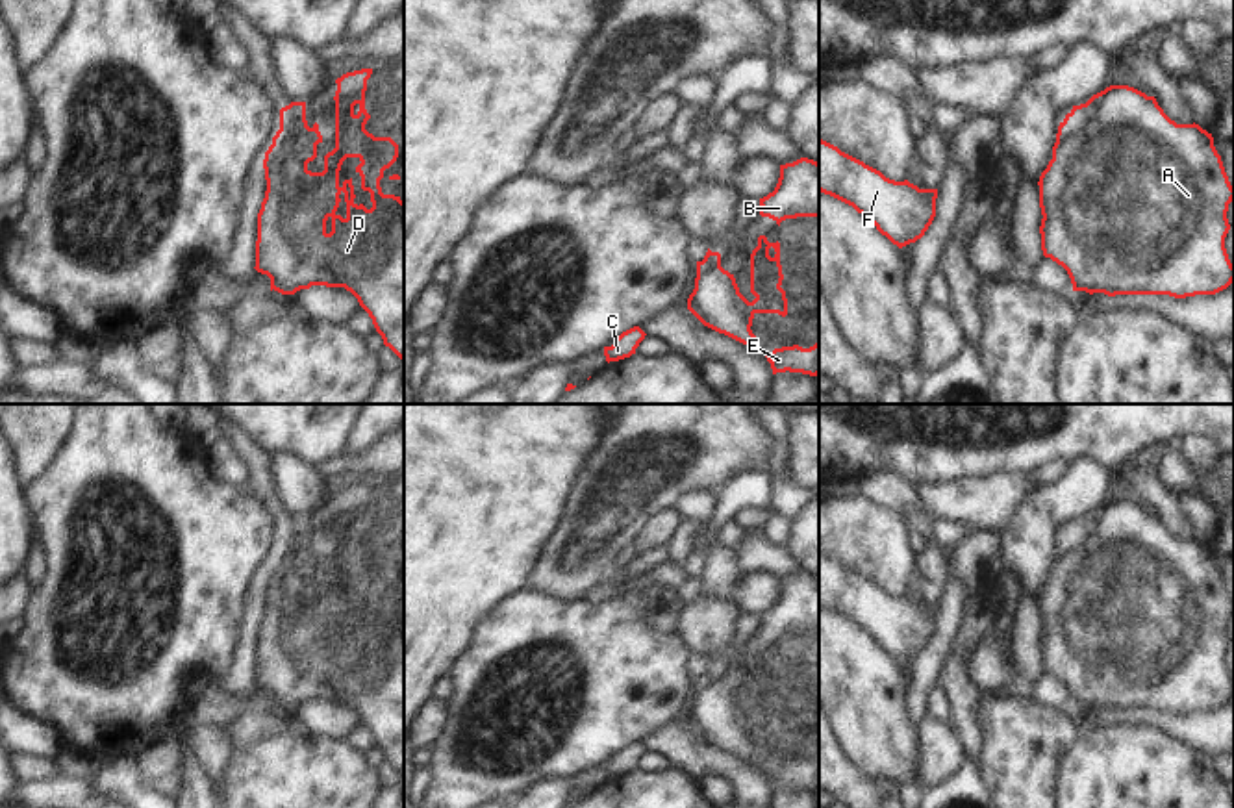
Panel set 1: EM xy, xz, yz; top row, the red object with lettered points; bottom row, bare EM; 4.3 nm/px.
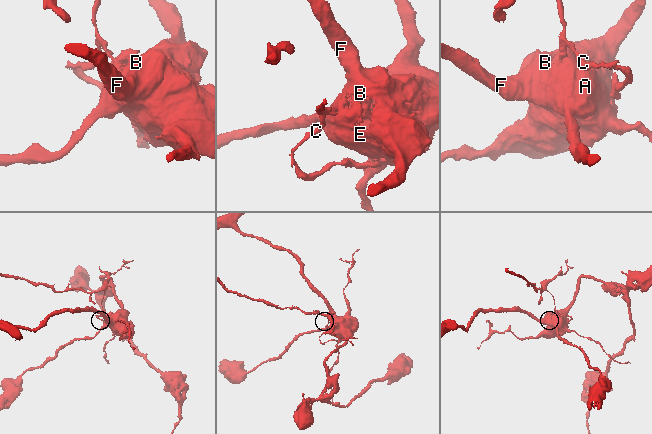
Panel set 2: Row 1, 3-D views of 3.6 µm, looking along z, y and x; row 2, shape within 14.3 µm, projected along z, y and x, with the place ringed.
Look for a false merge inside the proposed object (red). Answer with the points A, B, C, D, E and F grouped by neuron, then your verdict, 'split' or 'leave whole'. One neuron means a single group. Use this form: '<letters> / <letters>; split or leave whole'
A B D E F / C; split

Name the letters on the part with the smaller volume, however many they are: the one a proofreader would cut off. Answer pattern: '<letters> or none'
C

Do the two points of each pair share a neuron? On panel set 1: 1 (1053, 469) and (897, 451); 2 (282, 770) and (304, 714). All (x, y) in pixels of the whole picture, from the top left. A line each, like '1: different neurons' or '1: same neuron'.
1: different neurons
2: different neurons

